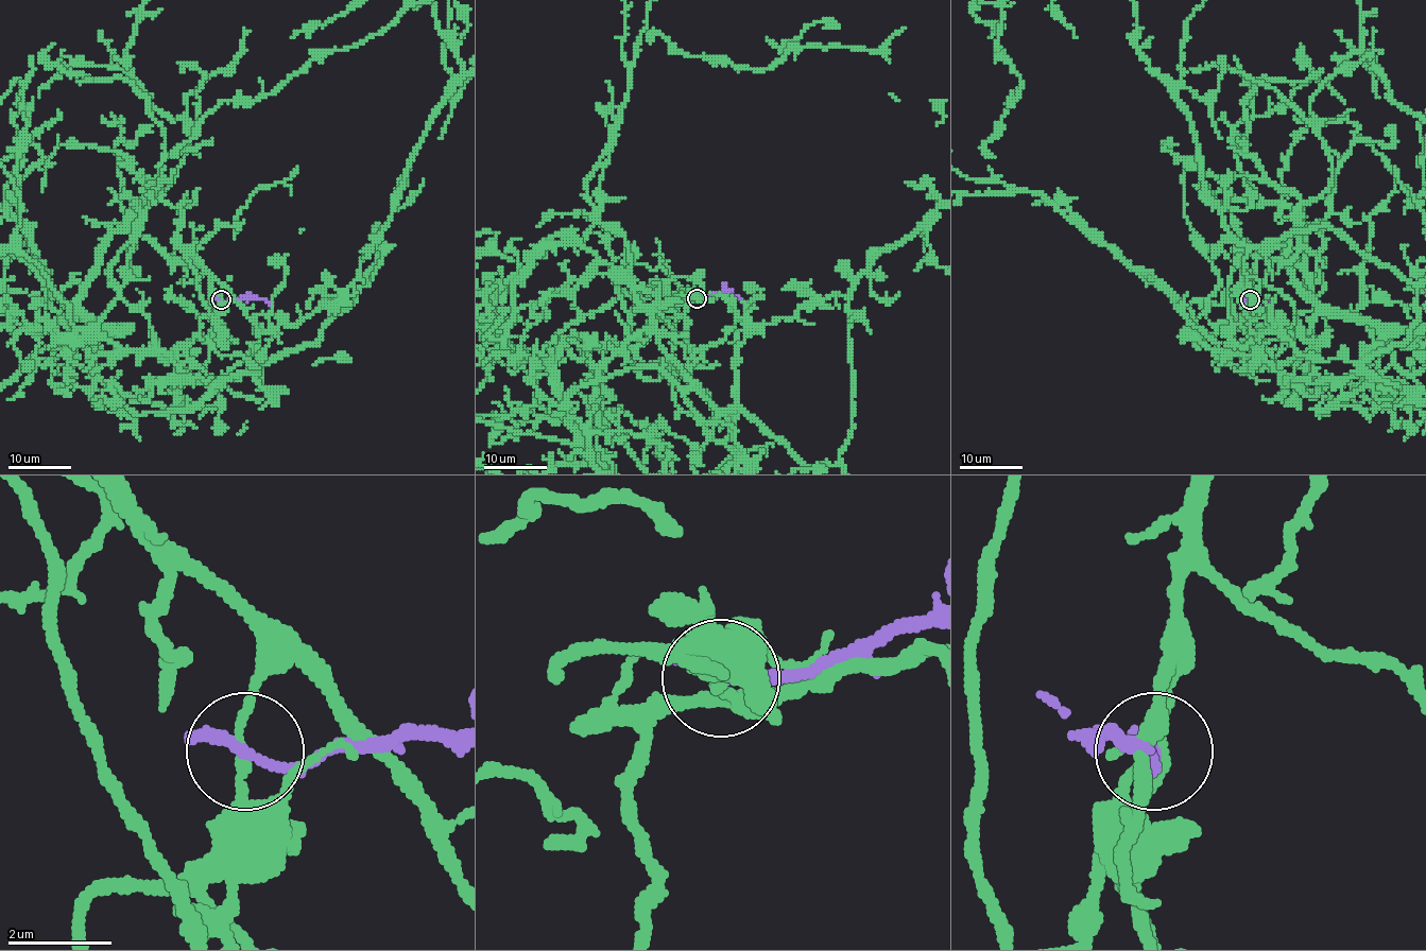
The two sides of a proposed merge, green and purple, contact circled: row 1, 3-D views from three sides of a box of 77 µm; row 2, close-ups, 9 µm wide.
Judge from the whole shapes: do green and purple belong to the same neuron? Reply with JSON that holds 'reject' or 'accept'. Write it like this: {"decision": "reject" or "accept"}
{"decision": "reject"}

